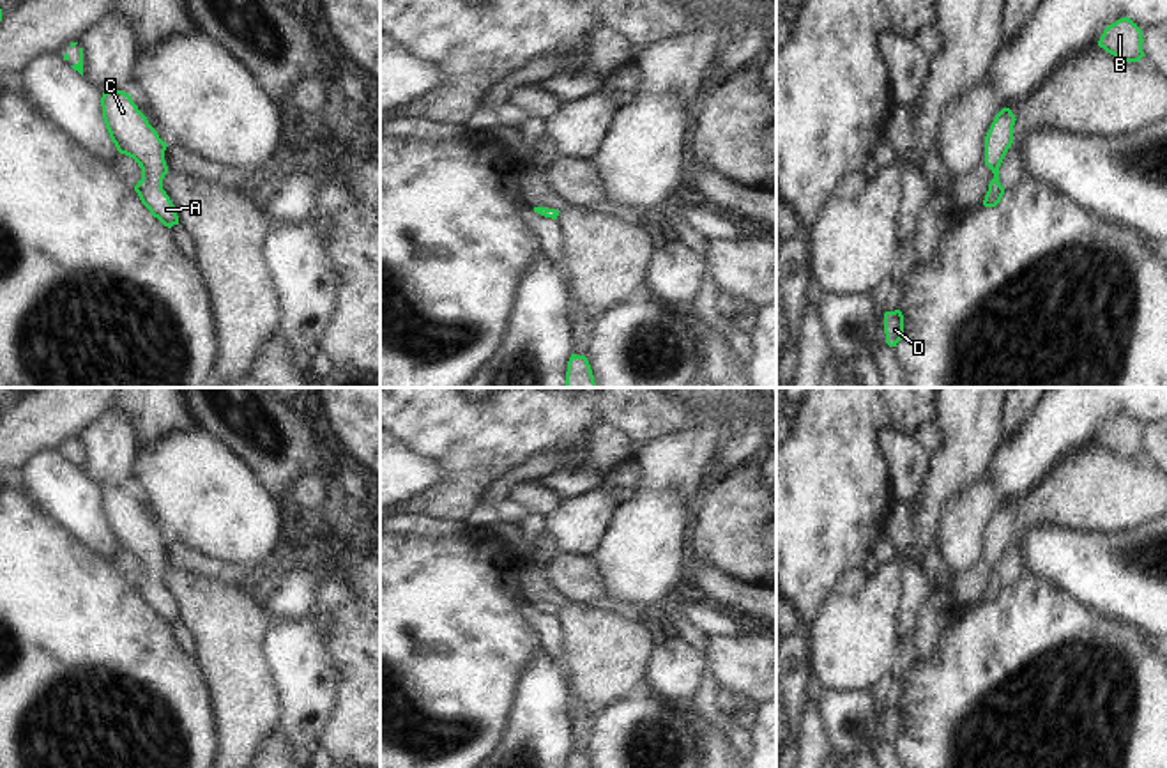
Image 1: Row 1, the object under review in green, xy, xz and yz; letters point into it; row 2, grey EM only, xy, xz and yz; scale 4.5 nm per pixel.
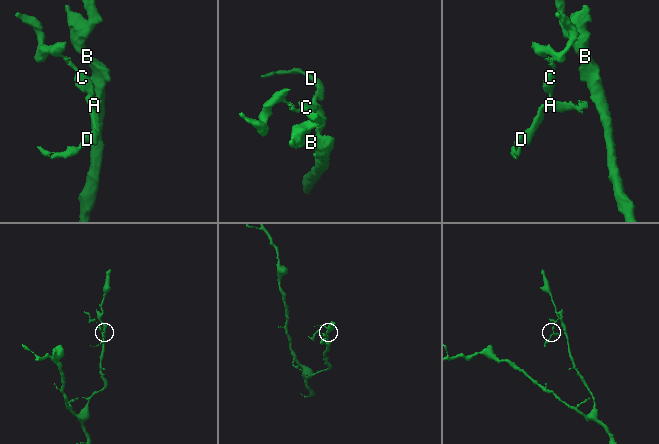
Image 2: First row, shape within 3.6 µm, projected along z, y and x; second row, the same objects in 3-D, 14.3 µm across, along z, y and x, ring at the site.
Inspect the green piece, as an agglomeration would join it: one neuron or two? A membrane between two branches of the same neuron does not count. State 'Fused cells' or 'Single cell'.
Single cell.

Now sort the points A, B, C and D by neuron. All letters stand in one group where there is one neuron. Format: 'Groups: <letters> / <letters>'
Groups: A B C D.

